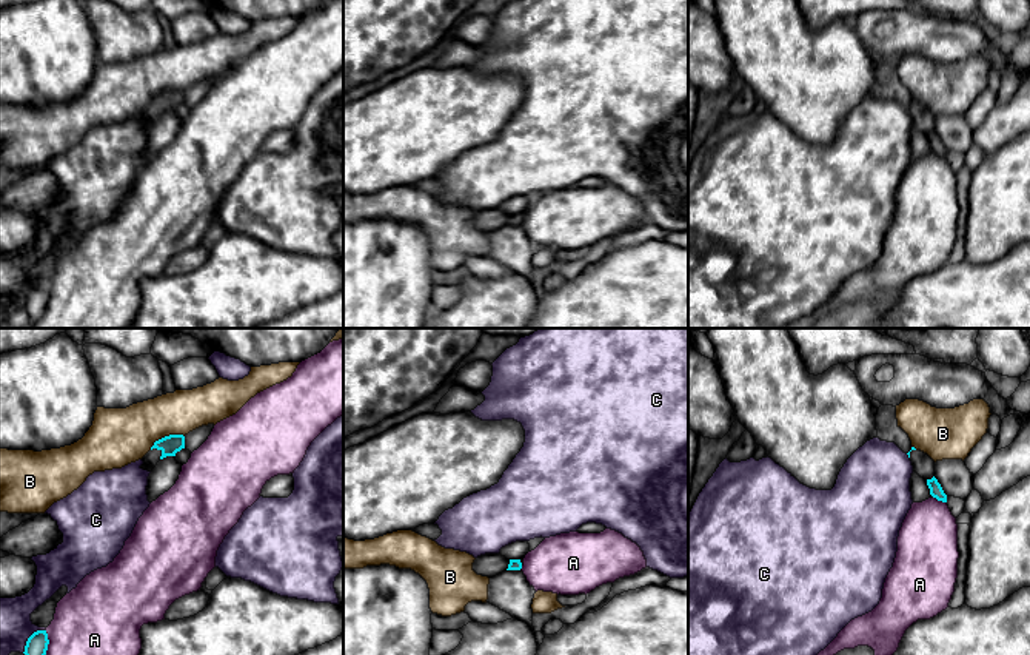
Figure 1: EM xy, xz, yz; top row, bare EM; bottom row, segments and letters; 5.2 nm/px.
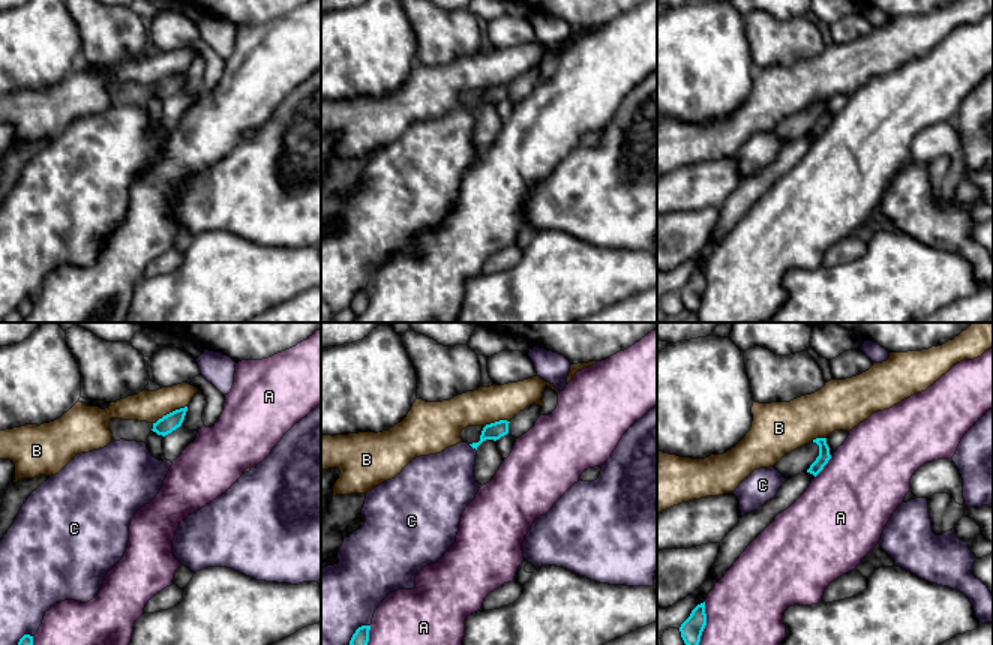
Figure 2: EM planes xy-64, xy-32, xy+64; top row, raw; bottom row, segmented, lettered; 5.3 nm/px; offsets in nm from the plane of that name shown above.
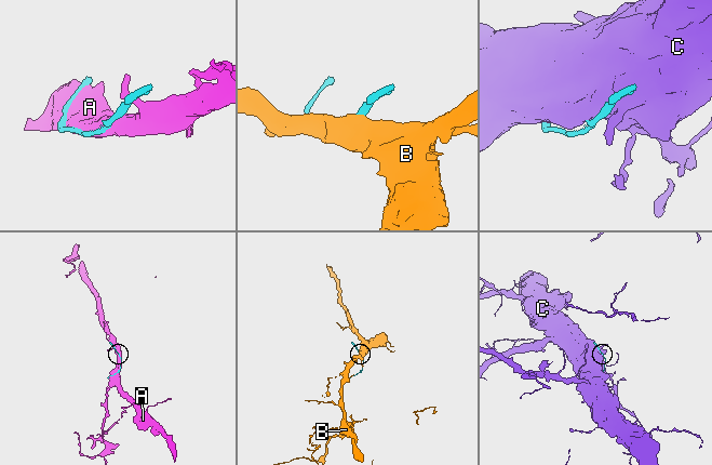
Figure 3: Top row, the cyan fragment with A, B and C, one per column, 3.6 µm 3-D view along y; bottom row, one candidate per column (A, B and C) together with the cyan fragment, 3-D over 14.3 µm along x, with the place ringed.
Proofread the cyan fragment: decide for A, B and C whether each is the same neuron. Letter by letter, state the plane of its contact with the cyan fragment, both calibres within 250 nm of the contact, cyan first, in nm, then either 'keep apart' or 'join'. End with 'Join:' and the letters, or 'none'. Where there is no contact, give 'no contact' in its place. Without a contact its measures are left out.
A: yz | 70/320 nm | keep apart
B: xy | 100/300 nm | keep apart
C: xy | 120/170 nm | keep apart
Join: none

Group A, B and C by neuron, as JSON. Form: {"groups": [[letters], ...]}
{"groups": [["A"], ["B"], ["C"]]}

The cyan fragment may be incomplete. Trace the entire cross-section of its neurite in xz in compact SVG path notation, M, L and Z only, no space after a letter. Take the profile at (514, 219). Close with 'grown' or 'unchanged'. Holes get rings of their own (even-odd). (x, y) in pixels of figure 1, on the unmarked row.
M485 208L474 214L473 225L477 230L493 233L505 225L520 225L520 214L507 214L500 208Z; grown

